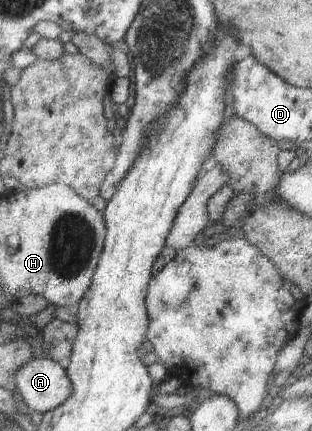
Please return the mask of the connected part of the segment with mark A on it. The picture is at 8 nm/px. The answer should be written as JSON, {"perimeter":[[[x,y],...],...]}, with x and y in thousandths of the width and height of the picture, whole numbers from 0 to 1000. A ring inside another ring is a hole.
{"perimeter":[[[157,828],[106,831],[51,865],[54,916],[93,933],[96,956],[144,958],[202,940],[231,919],[218,858]]]}

